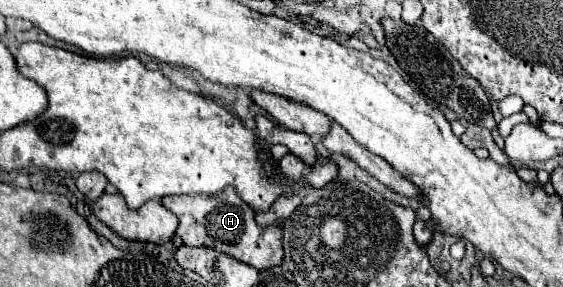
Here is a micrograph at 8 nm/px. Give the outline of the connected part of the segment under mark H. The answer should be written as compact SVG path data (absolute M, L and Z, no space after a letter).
M226 187L216 195L168 195L160 201L178 217L180 223L176 235L180 235L184 245L206 245L218 249L242 263L256 267L258 271L282 265L282 225L260 227L254 221L254 209L250 209L250 205L242 201L242 197L238 197L236 189Z

